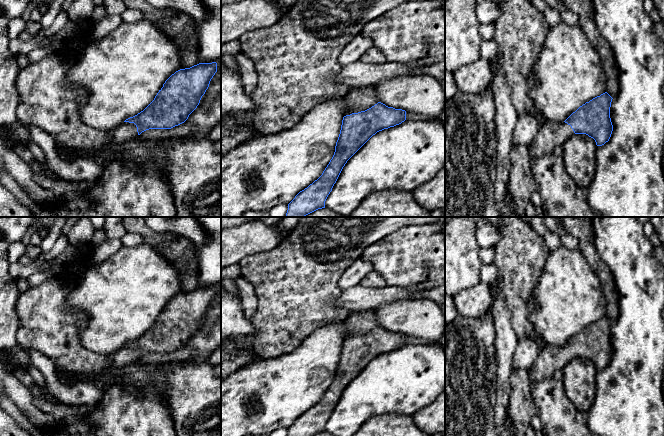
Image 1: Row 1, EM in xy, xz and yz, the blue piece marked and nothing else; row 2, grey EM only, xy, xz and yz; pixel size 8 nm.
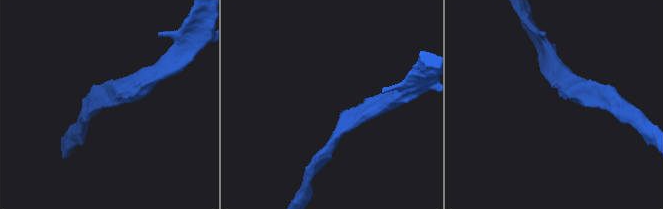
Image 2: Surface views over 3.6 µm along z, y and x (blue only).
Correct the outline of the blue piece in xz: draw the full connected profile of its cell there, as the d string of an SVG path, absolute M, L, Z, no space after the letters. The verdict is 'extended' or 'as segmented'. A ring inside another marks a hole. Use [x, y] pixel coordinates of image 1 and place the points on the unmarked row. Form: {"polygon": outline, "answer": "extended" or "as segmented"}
{"polygon": "M373 310L351 312L344 322L346 337L334 379L322 399L288 428L287 436L325 432L325 425L347 385L377 356L406 344L406 335L381 327Z", "answer": "extended"}

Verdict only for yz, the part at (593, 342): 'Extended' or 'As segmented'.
Extended

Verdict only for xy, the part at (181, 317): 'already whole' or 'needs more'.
needs more

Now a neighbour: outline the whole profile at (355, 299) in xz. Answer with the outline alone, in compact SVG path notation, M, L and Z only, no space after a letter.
M359 284L342 290L334 304L349 312L362 312L374 310L382 304L411 299L411 297L412 290L404 287L369 288Z

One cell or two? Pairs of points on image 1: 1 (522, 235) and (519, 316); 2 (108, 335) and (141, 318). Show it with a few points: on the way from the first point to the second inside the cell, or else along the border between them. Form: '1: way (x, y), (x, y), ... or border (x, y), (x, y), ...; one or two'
1: way (520, 255), (518, 296); one
2: way (116, 327), (125, 318), (133, 318); one

